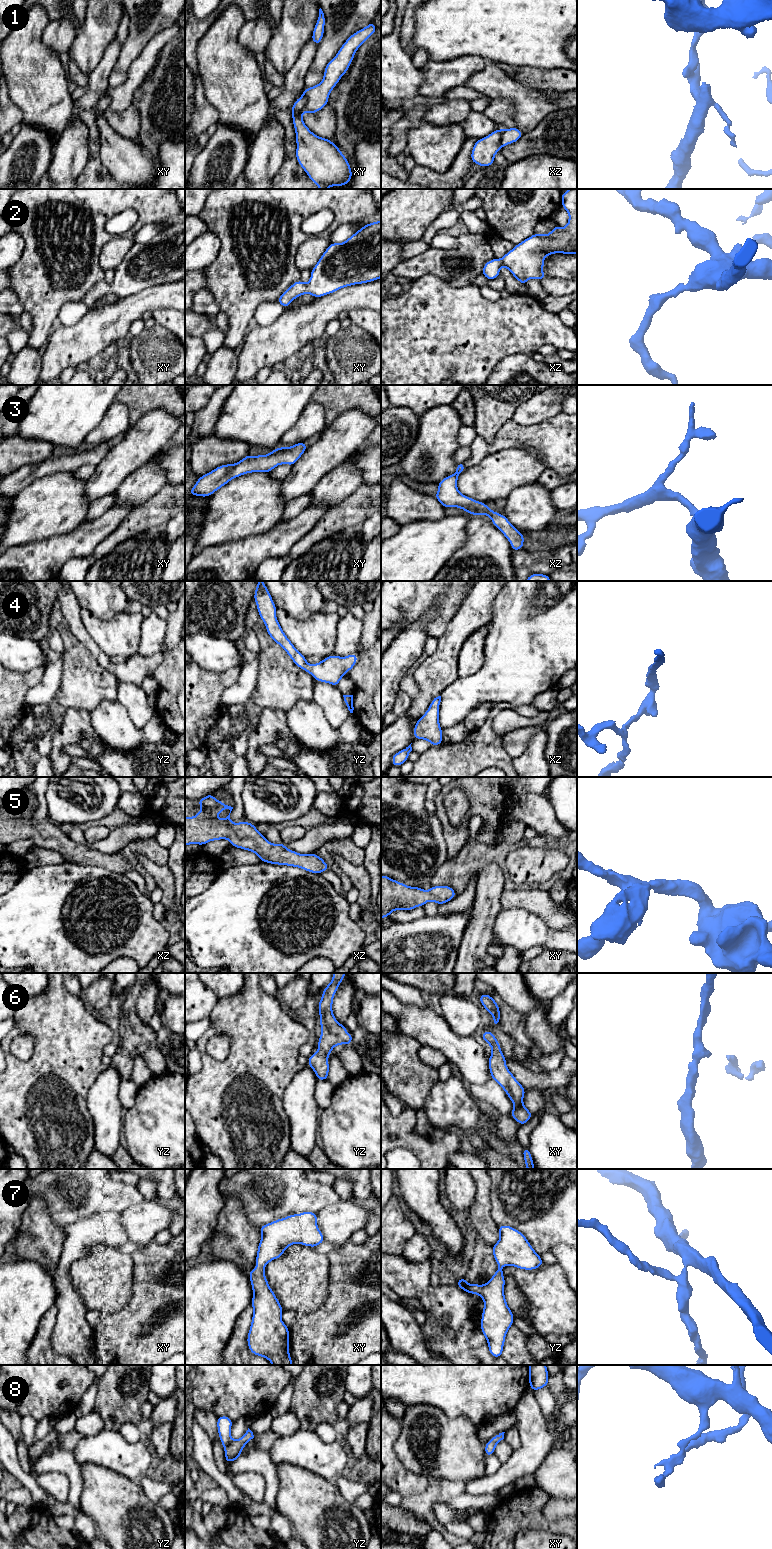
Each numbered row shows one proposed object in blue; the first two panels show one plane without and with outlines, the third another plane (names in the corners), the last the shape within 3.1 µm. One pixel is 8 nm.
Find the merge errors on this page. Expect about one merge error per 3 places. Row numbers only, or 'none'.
1

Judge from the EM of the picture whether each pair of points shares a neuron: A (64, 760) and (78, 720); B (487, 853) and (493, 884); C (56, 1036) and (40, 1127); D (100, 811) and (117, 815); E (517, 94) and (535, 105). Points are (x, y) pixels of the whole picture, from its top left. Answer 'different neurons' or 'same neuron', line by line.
A: same neuron
B: different neurons
C: same neuron
D: different neurons
E: same neuron

